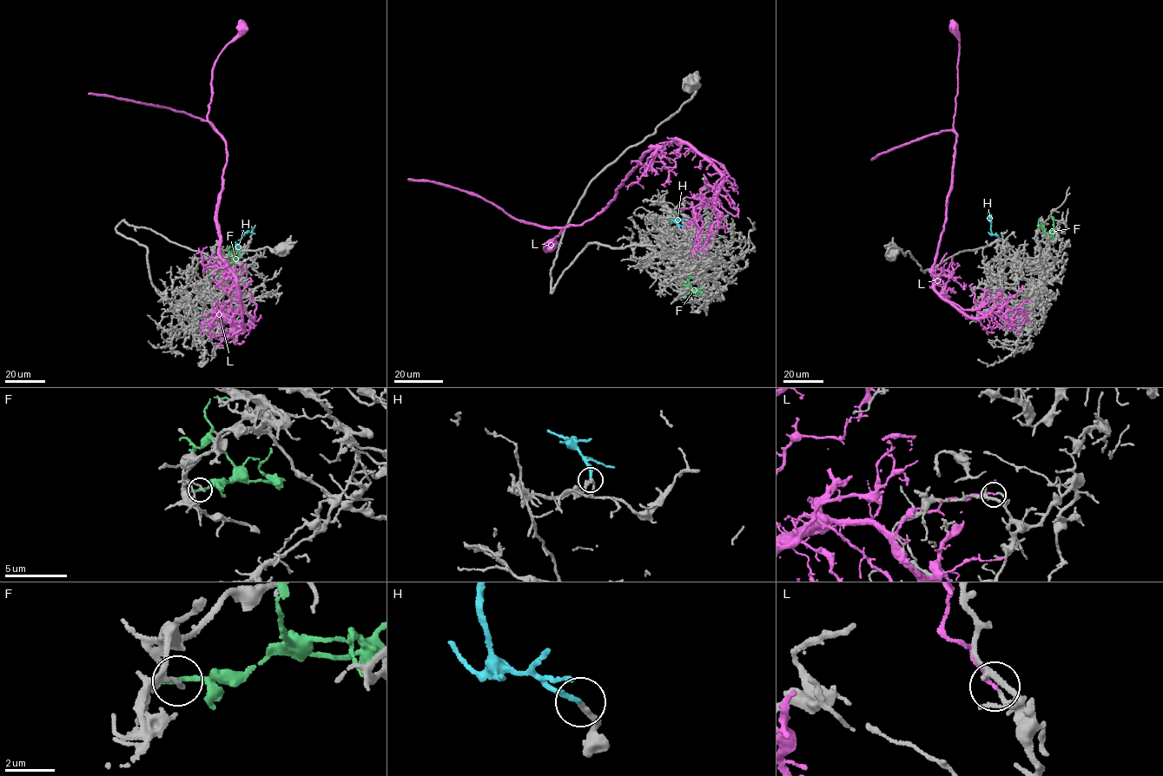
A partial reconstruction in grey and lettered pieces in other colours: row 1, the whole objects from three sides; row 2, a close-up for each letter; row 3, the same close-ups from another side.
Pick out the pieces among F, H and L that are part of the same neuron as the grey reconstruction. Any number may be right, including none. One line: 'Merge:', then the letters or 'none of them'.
Merge: H

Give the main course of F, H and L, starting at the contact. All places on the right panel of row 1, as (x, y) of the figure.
F: (1051, 238), (1053, 224), (1050, 215)
H: (999, 237), (992, 233), (989, 220), (992, 218)
L: (1021, 307), (972, 318), (935, 288), (931, 270), (952, 185), (957, 136), (954, 129), (924, 136), (871, 159)

